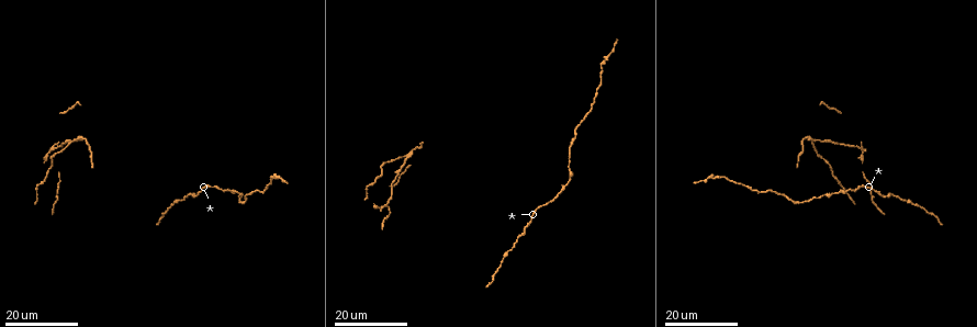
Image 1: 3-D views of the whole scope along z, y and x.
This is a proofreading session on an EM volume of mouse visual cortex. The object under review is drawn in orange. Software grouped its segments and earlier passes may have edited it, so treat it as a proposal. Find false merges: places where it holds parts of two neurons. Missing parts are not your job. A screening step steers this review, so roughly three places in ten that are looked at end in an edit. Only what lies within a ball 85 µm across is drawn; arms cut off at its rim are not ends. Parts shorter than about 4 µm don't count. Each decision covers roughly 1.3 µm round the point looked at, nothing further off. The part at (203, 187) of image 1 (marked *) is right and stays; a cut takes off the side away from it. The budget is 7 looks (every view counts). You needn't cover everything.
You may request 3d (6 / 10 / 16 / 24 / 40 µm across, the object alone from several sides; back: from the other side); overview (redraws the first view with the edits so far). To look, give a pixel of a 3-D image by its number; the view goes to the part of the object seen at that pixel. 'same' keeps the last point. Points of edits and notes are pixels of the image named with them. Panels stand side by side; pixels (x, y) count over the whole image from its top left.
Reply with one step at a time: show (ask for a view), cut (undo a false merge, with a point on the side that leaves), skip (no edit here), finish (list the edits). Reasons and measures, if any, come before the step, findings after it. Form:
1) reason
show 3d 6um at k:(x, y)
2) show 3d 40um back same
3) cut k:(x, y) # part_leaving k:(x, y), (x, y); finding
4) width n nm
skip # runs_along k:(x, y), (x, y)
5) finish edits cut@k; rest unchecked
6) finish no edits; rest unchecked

sudden change in width
show 3d 16um at 1:(893, 194)

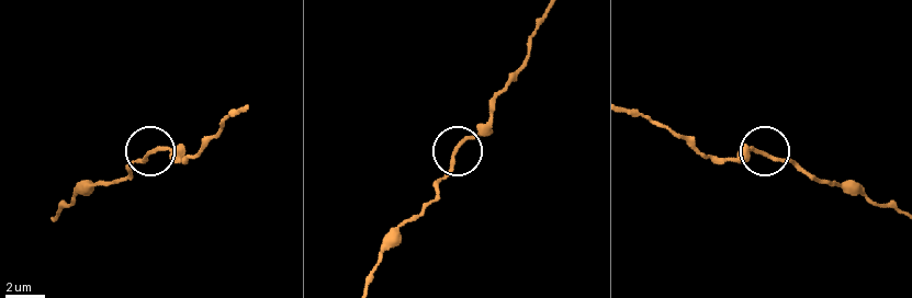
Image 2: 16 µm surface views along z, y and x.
closer look
show 3d 10um at 2:(161, 151)

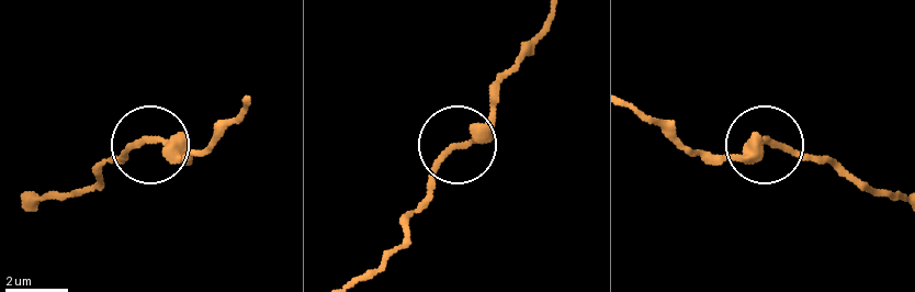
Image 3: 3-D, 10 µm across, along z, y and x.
skip # runs_along 3:(629, 105), (715, 157), (738, 157), (770, 142), (838, 170); all the same neuron

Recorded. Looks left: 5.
show 3d 24um at 1:(813, 140)

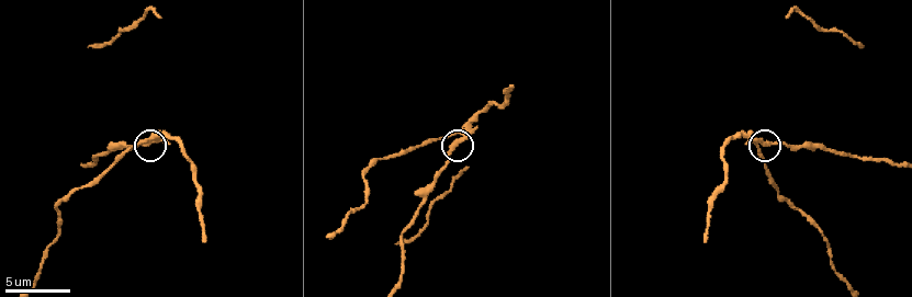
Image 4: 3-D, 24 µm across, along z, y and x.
show 3d 10um at 4:(759, 140)

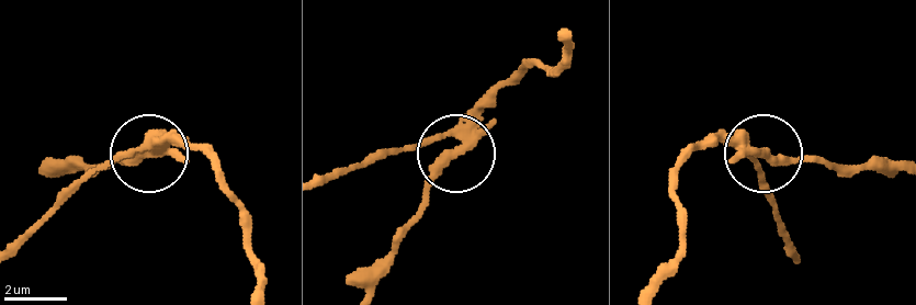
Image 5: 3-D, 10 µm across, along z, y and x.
width 310 nm
cut 5:(432, 169) # part_leaving 5:(467, 143), (436, 179), (425, 211), (377, 281); two neurons meet here

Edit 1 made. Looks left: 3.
calibre changes
show 3d 6um at 4:(505, 107)

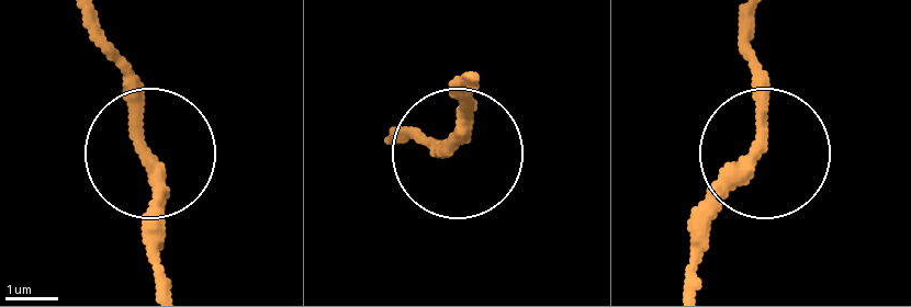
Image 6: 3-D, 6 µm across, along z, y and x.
skip # one neuron here

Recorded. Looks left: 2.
finish edits cut@5; rest unchecked

